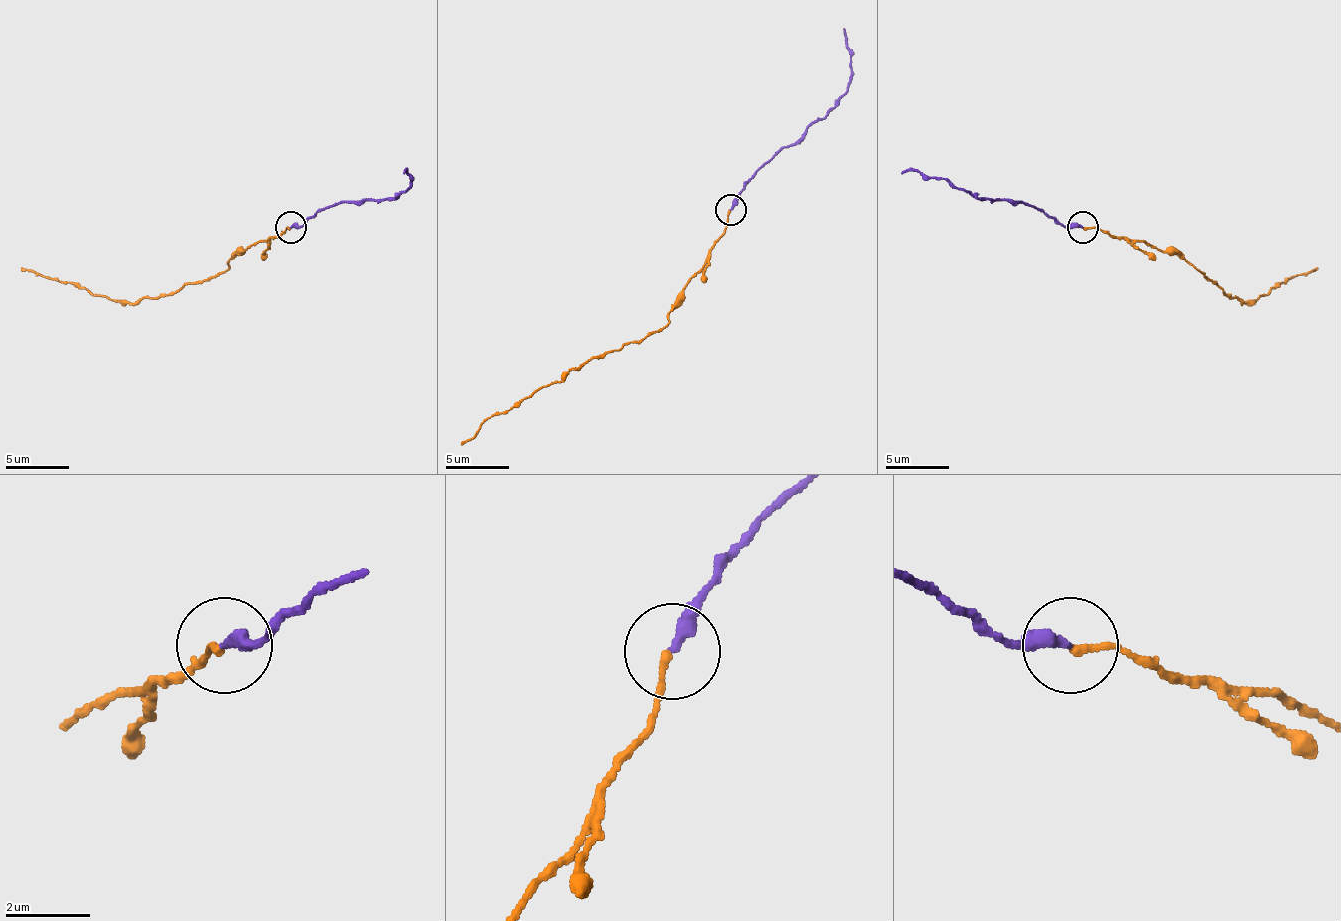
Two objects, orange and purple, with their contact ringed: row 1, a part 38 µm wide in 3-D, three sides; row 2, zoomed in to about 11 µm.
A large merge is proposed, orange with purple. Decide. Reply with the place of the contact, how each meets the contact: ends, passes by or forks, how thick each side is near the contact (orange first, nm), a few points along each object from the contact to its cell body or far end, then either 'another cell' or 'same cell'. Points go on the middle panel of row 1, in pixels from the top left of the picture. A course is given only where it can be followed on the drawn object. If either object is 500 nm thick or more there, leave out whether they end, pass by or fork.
at (731, 210); orange ends there; purple ends there; 160 nm thick on the orange side, 320 nm on the other; orange runs (728, 209), (725, 234), (656, 332), (574, 366), (558, 382), (492, 414), (461, 445); purple runs (732, 209), (741, 190), (760, 168), (823, 118), (848, 89), (851, 48), (845, 42), (842, 29); same cell

